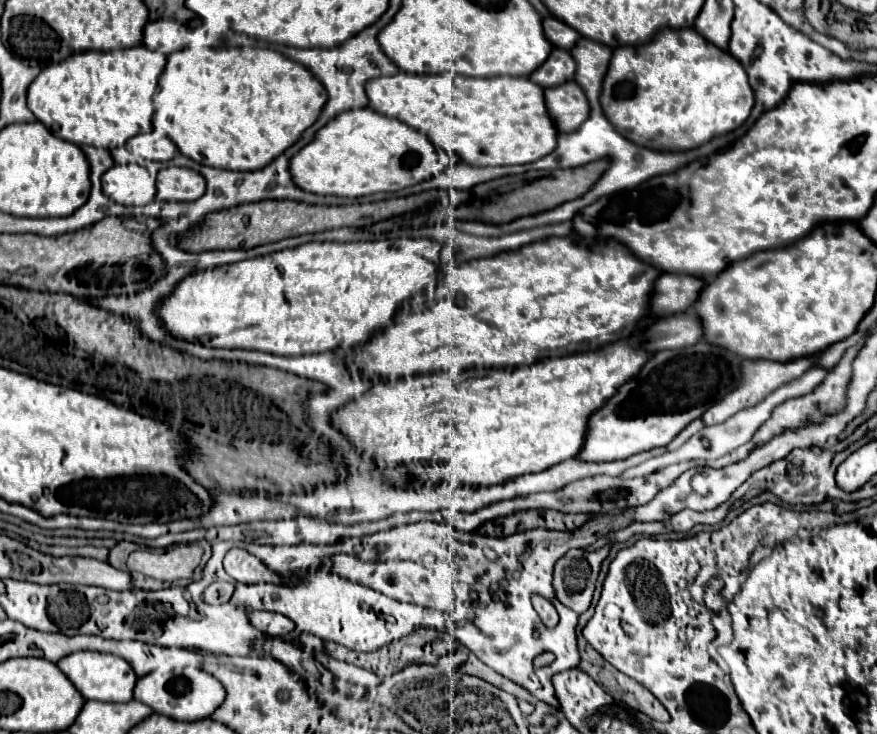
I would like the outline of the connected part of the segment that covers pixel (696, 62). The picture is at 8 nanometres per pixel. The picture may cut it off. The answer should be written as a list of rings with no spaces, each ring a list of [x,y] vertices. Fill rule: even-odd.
[[[694,28],[658,30],[658,34],[642,46],[614,48],[600,102],[608,120],[630,142],[650,150],[678,152],[702,146],[714,136],[738,128],[750,116],[754,106],[754,92],[748,84],[748,74],[742,64],[730,52],[710,44]]]

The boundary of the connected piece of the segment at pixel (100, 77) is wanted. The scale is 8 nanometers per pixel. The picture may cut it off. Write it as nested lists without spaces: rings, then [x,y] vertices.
[[[146,46],[110,50],[110,52],[80,52],[54,66],[44,68],[28,88],[28,106],[34,116],[44,122],[44,126],[58,138],[68,140],[78,146],[96,146],[96,148],[118,148],[124,146],[128,138],[140,132],[152,130],[154,102],[152,94],[158,86],[158,78],[164,72],[166,56],[152,52]]]

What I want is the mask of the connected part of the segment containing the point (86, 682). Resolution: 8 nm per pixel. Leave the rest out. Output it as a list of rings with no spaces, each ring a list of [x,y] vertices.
[[[74,652],[70,656],[64,656],[62,662],[58,662],[58,668],[72,680],[72,684],[86,700],[130,702],[132,690],[138,680],[134,668],[124,658],[102,654],[102,652]]]

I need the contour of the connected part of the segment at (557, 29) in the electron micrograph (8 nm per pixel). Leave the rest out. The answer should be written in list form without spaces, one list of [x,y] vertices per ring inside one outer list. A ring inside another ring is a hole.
[[[546,18],[544,20],[544,34],[550,38],[550,42],[554,46],[562,46],[566,50],[574,48],[576,40],[580,38],[580,34],[574,28],[570,28],[566,22],[562,22],[558,18]]]

